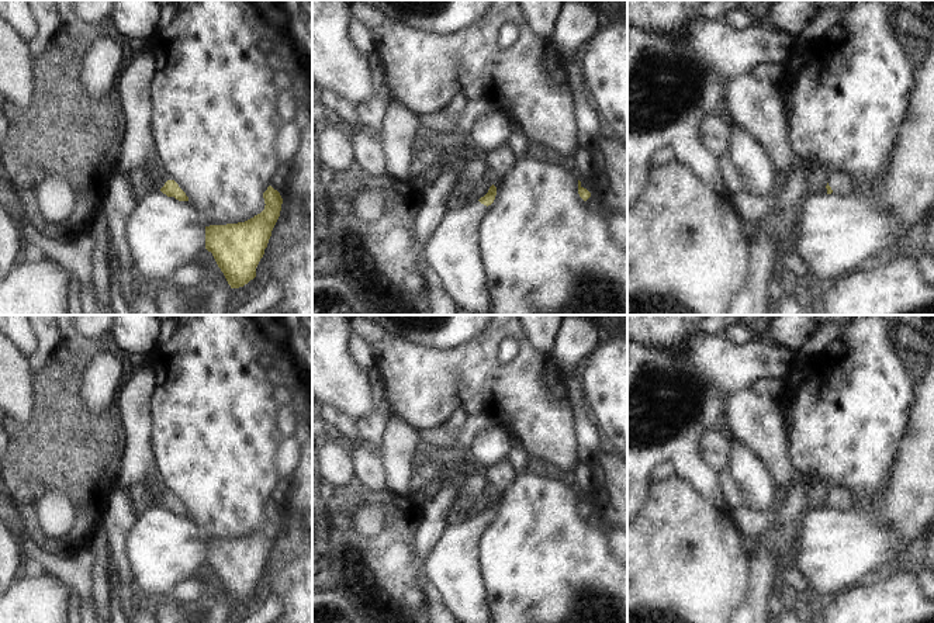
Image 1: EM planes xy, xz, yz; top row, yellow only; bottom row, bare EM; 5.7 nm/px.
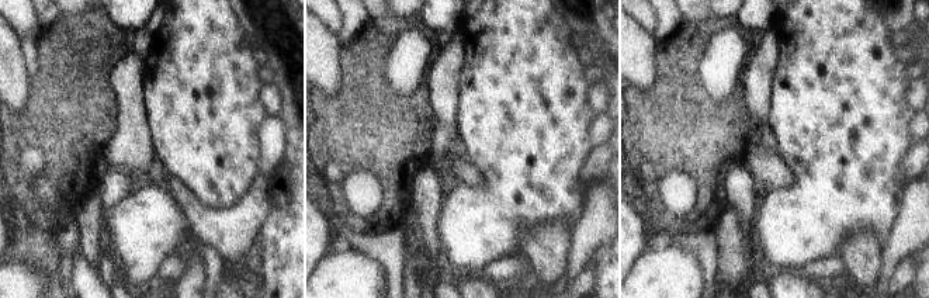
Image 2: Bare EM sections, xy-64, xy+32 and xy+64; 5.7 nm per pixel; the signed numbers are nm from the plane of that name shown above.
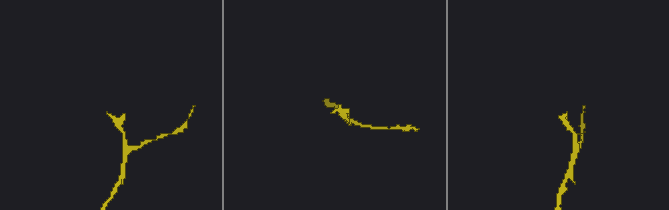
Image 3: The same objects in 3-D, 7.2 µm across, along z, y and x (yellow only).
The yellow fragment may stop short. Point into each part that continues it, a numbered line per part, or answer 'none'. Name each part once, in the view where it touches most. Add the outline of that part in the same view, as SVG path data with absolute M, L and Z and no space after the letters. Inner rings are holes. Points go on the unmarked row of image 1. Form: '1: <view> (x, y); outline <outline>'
1: xy (158, 497); outline M151 489L152 498L158 506L165 501L165 498L169 495L167 491L158 491L158 489Z

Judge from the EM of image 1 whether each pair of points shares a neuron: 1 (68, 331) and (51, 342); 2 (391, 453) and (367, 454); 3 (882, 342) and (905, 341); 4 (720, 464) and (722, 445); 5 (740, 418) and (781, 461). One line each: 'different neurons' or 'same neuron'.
1: different neurons
2: different neurons
3: different neurons
4: same neuron
5: same neuron

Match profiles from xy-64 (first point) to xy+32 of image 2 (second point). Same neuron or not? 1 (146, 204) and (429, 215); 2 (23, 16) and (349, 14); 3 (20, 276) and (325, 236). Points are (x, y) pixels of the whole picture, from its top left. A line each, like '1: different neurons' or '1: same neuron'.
1: different neurons
2: different neurons
3: different neurons

